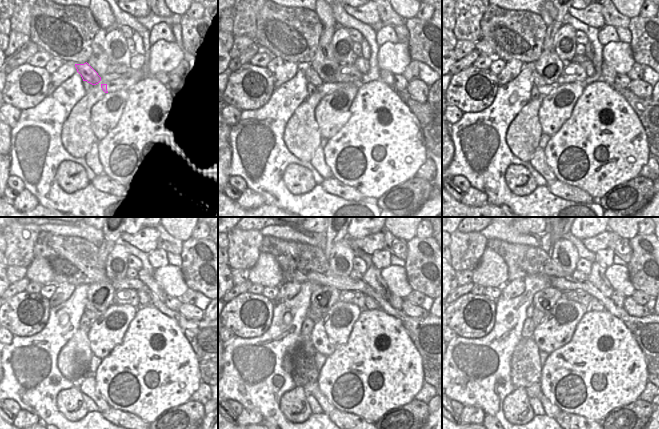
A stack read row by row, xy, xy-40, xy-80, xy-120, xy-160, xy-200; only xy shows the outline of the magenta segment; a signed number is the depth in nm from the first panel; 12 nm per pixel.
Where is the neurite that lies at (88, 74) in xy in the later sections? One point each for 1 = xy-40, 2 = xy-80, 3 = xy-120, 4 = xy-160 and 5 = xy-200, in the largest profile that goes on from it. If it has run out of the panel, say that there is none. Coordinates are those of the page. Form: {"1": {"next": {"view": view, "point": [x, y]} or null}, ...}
{"1": {"next": {"view": "xy-40", "point": [312, 76]}}, "2": {"next": {"view": "xy-80", "point": [537, 80]}}, "3": {"next": {"view": "xy-120", "point": [91, 312]}}, "4": {"next": {"view": "xy-160", "point": [313, 313]}}, "5": {"next": {"view": "xy-200", "point": [537, 317]}}}

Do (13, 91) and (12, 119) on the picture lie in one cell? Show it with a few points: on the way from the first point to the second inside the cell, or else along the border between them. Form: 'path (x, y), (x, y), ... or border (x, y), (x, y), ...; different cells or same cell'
border (10, 104), (20, 111); different cells

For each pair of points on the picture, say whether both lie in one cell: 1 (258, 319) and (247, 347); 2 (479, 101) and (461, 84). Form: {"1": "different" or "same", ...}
{"1": "different", "2": "same"}

